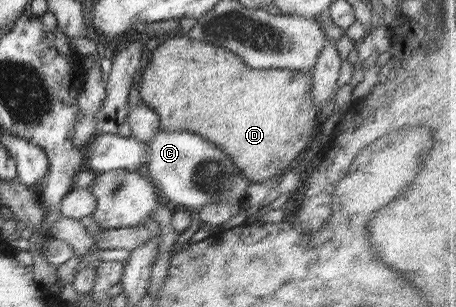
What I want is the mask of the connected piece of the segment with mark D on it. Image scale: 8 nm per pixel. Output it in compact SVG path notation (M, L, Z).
M184 36L168 39L153 50L148 59L147 68L136 86L142 100L159 116L161 129L191 130L199 134L223 150L251 183L271 182L312 140L318 126L315 116L319 108L311 94L313 80L309 71L249 68L240 56L227 48Z

